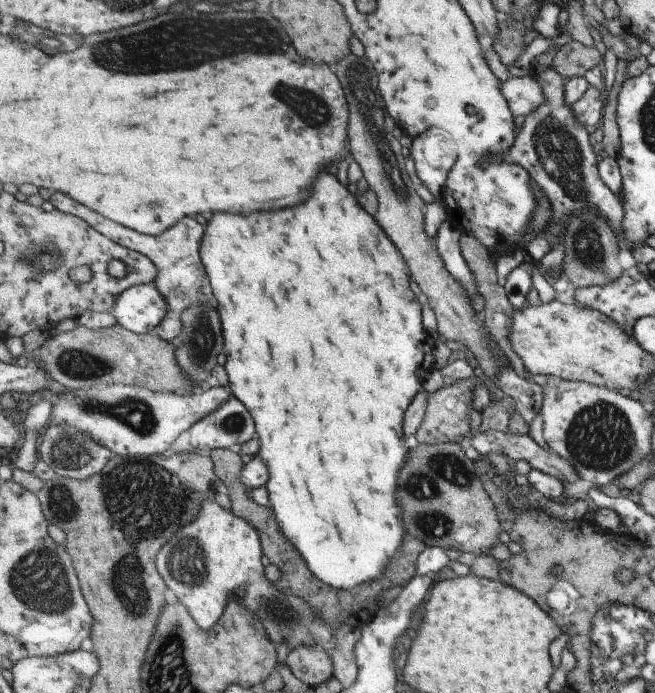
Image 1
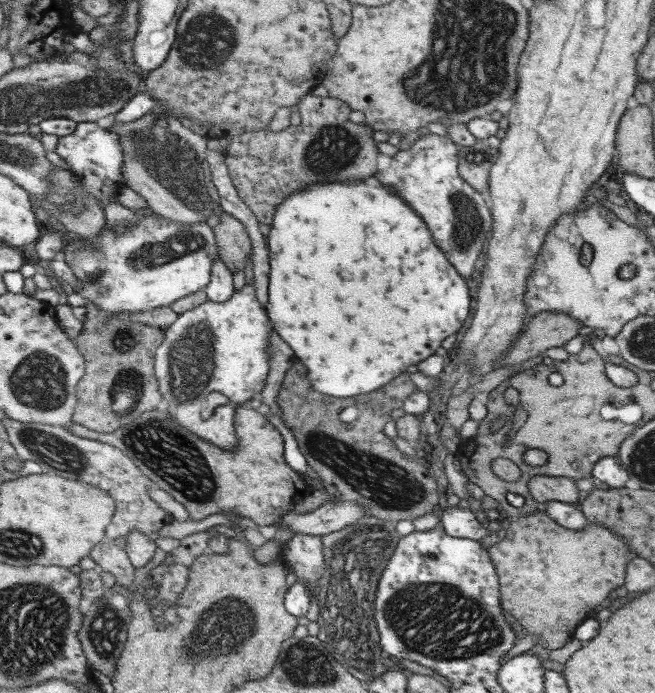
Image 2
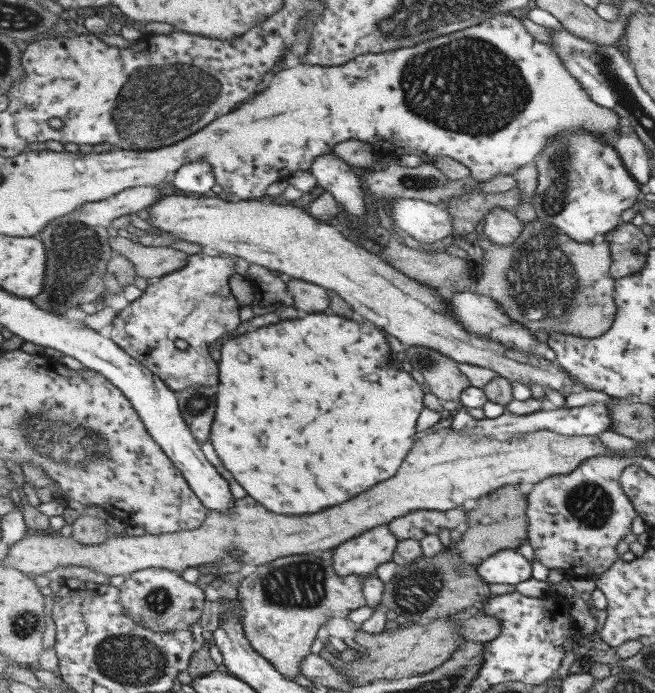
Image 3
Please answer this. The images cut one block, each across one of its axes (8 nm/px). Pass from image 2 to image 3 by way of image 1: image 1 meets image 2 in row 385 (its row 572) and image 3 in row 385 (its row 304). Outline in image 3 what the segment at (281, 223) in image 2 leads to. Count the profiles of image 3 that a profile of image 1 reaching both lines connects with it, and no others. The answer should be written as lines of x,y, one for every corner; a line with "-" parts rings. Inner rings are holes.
309,314
305,318
297,320
283,320
279,324
271,324
265,328
259,328
255,332
247,332
241,338
233,338
225,342
223,346
223,360
221,360
221,382
217,392
217,416
211,430
211,442
217,448
217,454
221,456
225,468
229,468
235,476
235,480
263,506
269,506
269,510
279,514
313,514
321,512
327,506
341,504
345,500
351,500
370,490
373,486
394,477
397,471
404,465
405,458
413,449
420,433
417,424
421,413
425,408
424,385
420,380
413,378
409,372
401,370
401,361
393,364
393,350
387,342
387,336
381,332
378,326
369,322
355,322
349,318
337,316
337,314

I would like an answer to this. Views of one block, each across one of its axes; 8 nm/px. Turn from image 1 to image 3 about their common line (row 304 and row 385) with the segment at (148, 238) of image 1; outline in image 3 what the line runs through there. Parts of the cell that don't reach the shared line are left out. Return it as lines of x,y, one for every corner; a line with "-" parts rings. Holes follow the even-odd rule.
203,251
190,256
189,262
179,270
152,281
142,295
119,311
113,320
111,338
124,348
135,360
160,376
174,391
189,386
219,384
219,364
209,352
209,344
223,338
229,330
237,330
241,324
241,307
231,294
229,278
237,274
235,258
221,258
217,254
-
177,338
188,343
184,350
177,348

